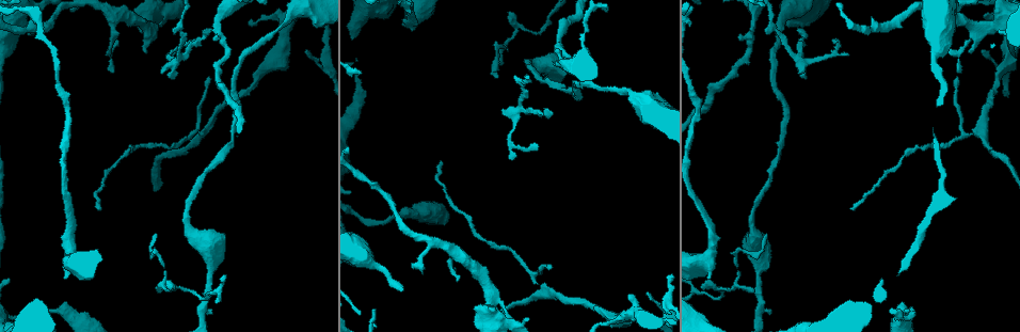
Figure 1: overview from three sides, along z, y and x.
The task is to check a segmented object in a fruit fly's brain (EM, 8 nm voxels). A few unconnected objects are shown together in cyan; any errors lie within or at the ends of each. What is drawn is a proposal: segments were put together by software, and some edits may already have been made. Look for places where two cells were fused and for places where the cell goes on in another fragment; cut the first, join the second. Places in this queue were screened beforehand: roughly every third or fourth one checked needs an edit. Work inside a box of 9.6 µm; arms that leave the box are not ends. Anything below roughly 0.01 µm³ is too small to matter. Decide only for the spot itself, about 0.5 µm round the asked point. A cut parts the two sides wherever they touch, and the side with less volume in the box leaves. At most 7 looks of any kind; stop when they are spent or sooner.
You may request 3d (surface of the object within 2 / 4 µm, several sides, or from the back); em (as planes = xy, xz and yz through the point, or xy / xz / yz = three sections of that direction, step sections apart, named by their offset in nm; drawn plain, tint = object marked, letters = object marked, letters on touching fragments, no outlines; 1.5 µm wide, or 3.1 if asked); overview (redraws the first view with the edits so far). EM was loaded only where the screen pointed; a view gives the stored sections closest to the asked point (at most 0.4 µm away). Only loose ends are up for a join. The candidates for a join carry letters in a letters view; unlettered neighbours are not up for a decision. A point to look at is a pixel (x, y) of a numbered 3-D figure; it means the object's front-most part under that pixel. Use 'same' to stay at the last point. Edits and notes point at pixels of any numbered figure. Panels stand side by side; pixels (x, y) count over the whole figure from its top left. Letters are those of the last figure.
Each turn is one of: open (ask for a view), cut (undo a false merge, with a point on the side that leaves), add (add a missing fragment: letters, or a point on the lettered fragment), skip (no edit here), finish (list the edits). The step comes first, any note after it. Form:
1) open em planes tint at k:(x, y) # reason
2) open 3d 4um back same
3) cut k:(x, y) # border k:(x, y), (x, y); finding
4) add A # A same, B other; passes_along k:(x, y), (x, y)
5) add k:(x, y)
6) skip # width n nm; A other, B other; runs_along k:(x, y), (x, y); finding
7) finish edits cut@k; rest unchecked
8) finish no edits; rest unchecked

open em planes letters at 1:(836, 38) # an open end

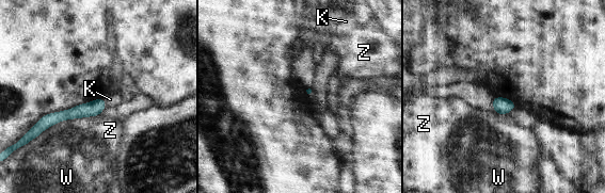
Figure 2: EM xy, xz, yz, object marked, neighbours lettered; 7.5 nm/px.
skip # K other, W other, Z other; border 2:(101, 97), (106, 106); none of them fits

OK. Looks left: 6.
open 3d 4um at 1:(144, 50) # free end

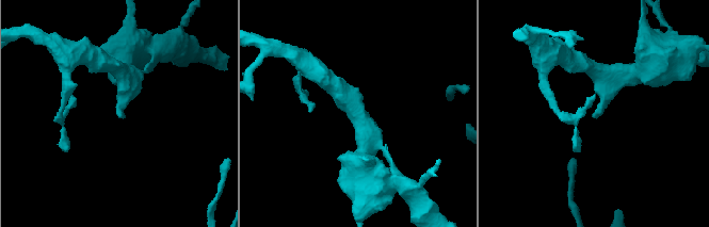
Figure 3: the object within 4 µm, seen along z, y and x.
open em yz step 4 letters at 3:(593, 117)

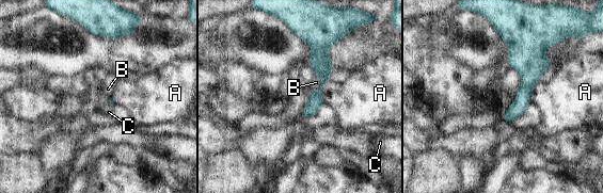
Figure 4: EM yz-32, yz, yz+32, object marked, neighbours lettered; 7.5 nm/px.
open em planes letters same # cut it another way

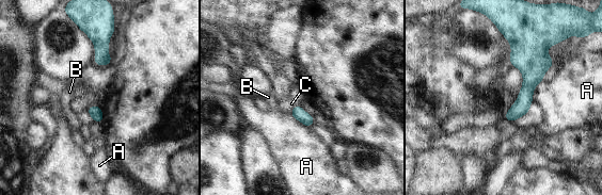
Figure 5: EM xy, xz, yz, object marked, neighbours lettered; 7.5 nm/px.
skip # longest_contact A 180 nm; A other, B other, C other; border 5:(294, 106), (290, 113); no lettered fragment goes on from it

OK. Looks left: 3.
open em xz step 8 letters at 1:(555, 50) # branch stops here

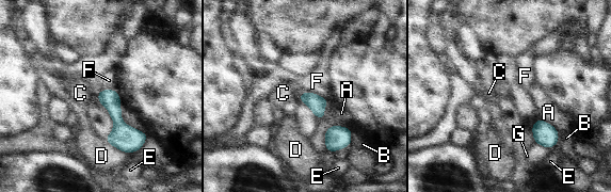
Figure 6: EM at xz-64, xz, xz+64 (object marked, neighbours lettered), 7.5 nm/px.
open em planes letters same # another direction

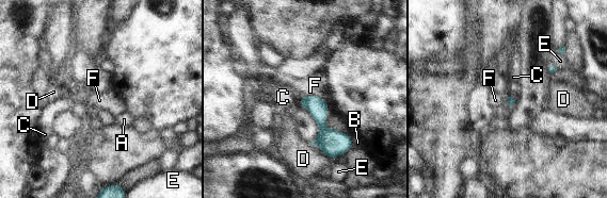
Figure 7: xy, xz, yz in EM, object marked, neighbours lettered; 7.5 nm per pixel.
skip # longest_contact F 180 nm; A other, B other, C other, D other, E other, F other; border 7:(300, 97), (317, 96), (322, 99); none of them fits

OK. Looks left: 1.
finish no edits; rest unchecked

